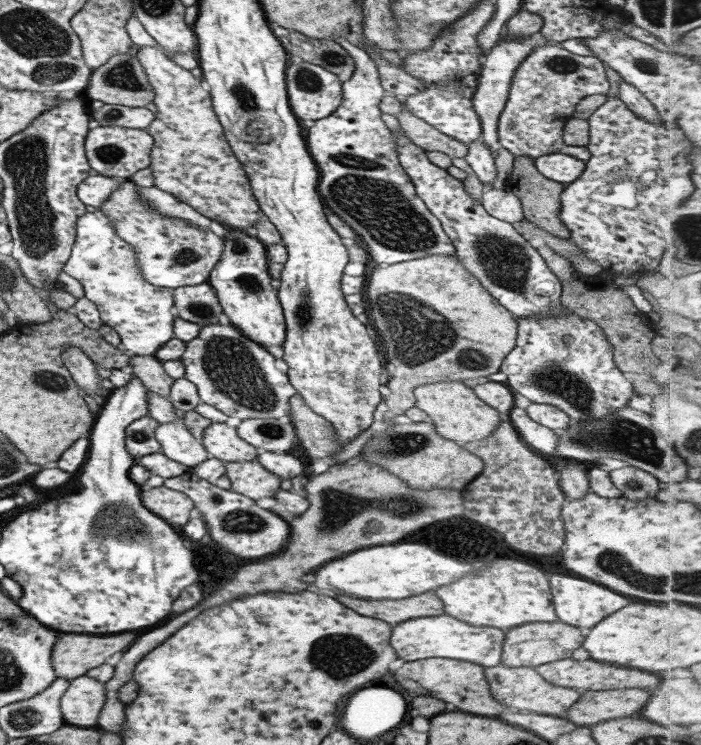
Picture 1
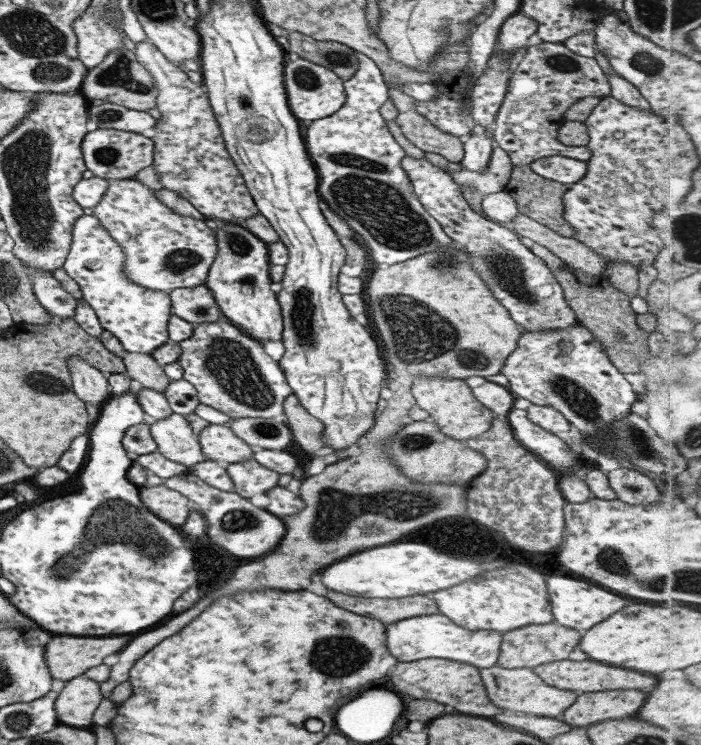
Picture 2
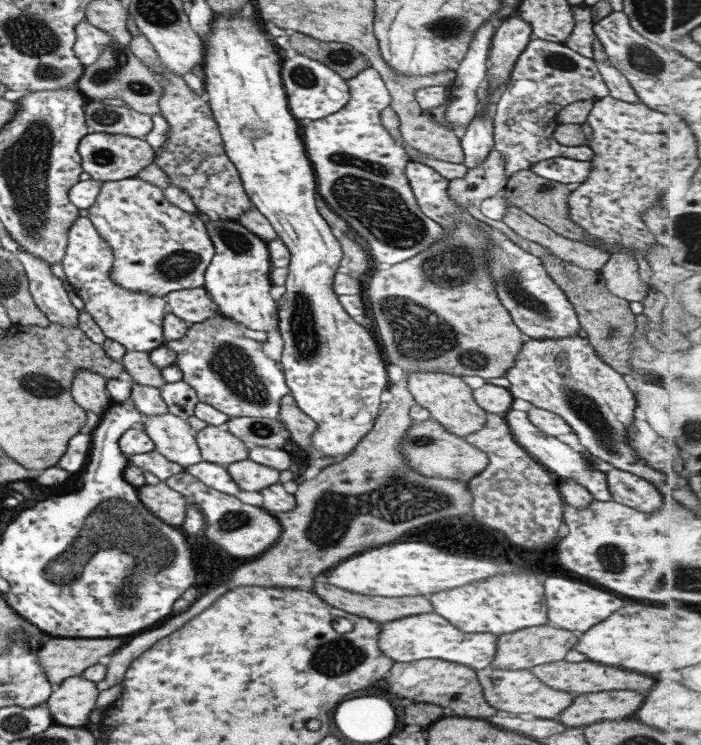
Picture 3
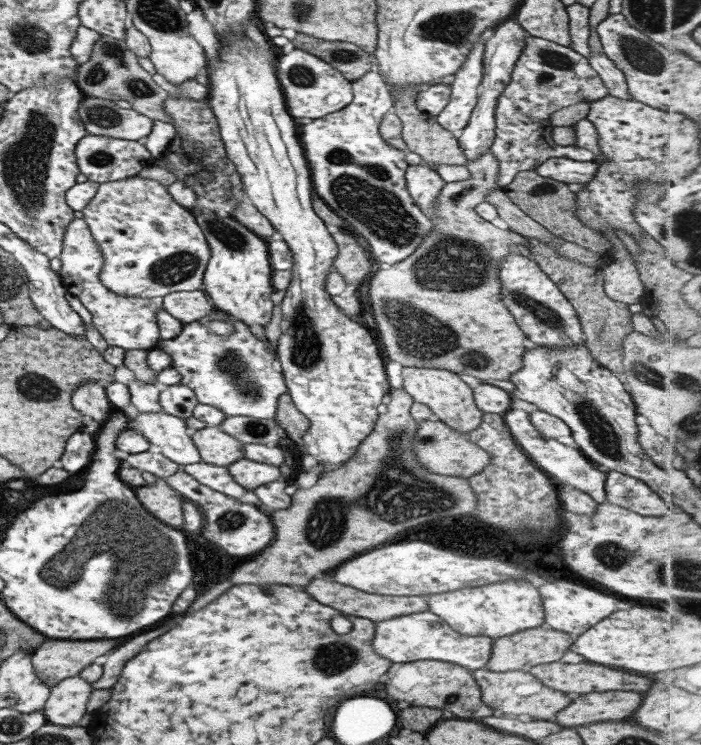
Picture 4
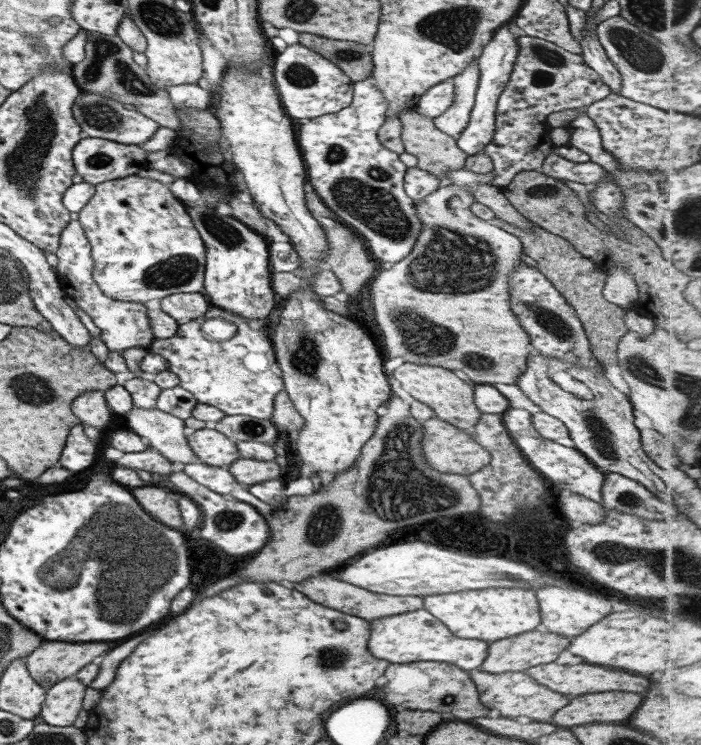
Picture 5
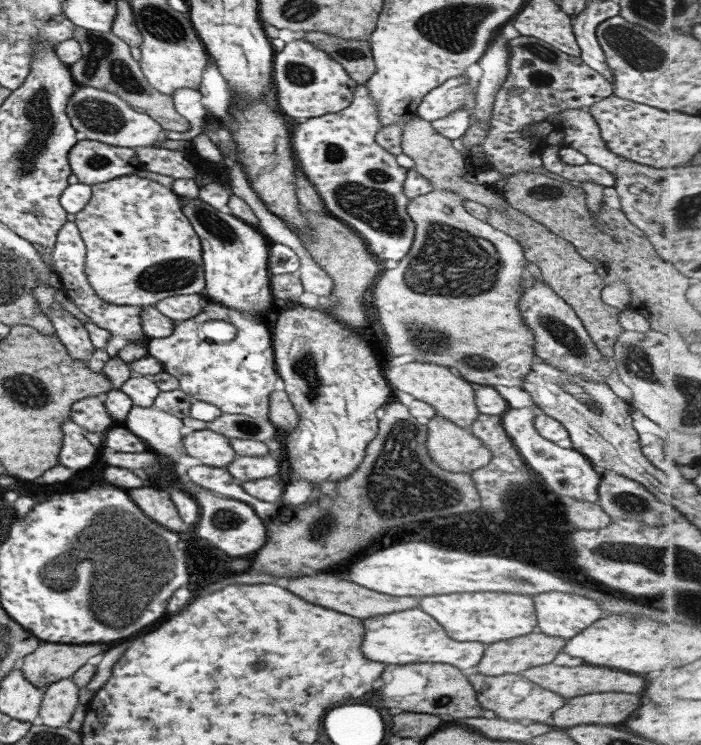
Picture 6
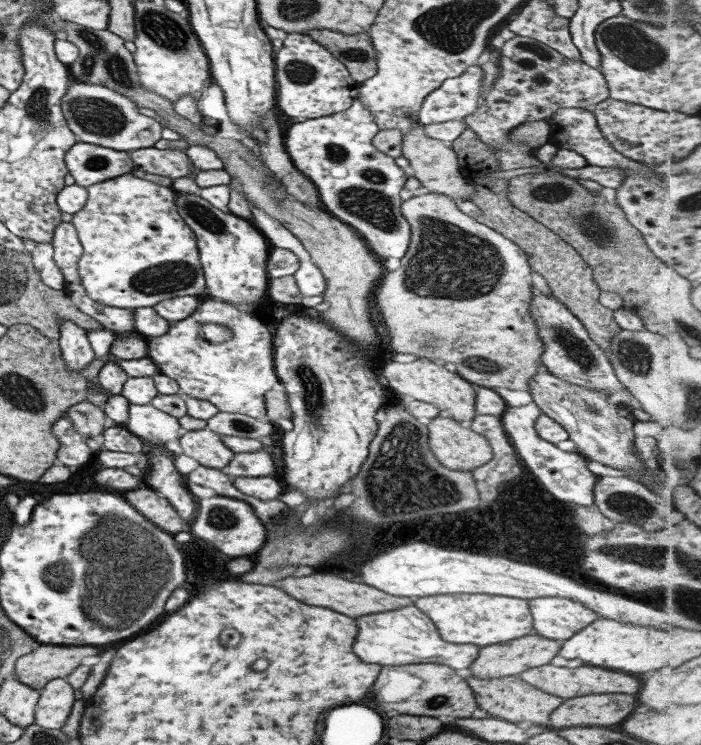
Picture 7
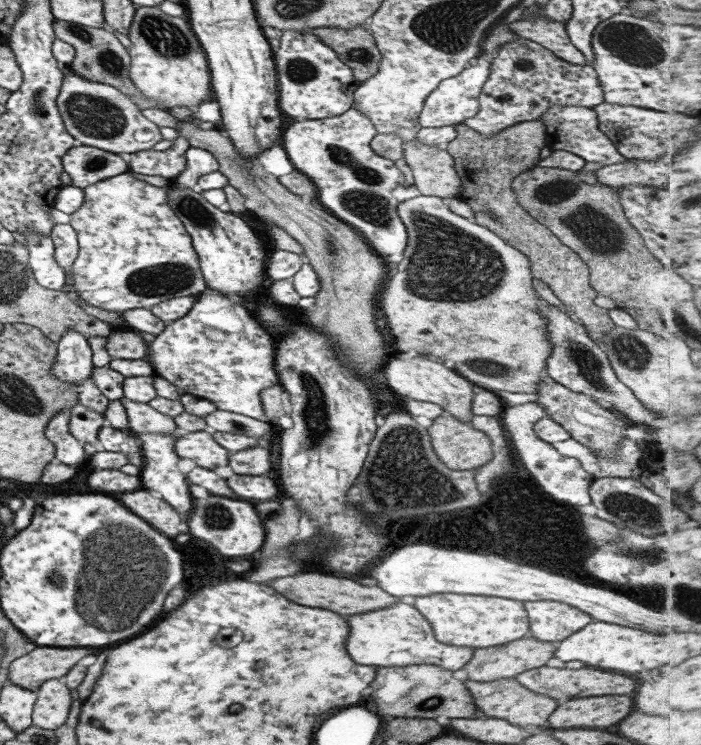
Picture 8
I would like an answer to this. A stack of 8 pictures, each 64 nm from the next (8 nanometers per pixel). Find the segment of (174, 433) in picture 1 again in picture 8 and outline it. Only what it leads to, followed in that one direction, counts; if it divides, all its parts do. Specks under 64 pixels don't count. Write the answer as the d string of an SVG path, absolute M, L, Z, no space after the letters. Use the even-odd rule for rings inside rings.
M123 397L120 399L126 412L131 434L170 434L177 429L172 417L157 412L148 404L127 400Z

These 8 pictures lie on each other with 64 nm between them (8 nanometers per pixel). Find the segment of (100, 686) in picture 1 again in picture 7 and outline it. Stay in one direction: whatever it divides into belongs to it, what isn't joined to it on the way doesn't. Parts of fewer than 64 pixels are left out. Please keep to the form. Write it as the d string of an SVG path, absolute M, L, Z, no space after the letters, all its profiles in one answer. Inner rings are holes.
M53 679L39 691L34 723L43 729L61 729L74 703L71 686L65 679Z

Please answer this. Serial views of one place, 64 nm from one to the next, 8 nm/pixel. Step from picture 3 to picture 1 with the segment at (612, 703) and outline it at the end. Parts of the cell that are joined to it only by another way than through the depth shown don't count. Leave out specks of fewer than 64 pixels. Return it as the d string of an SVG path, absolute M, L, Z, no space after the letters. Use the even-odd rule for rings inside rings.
M637 688L583 692L581 698L569 708L569 720L579 726L589 726L601 720L625 718L637 712L647 698L649 692Z

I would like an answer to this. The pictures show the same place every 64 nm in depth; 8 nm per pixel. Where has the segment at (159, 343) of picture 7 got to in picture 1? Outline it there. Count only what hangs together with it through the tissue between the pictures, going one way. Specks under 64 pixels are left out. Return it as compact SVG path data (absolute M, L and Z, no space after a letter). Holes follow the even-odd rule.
M206 325L200 327L199 334L185 343L183 354L180 356L184 366L184 376L196 388L201 402L210 404L227 416L245 419L278 419L290 414L288 400L296 392L288 382L287 375L273 359L273 356L261 345L245 338L232 325Z

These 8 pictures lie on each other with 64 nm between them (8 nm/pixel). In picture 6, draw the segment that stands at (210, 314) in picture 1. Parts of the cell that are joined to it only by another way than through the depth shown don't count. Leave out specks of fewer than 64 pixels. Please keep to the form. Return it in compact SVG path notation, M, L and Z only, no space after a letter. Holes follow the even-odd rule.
M188 292L179 293L177 296L167 296L155 303L155 308L159 314L163 314L165 318L169 318L174 324L181 323L183 320L188 320L201 313L203 308L209 299L202 294L193 293L190 295Z

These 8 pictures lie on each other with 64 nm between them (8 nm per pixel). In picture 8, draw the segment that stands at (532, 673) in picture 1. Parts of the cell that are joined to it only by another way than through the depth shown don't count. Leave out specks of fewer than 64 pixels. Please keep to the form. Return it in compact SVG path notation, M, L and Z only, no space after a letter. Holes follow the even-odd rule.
M514 677L508 679L492 680L489 682L481 682L465 679L465 688L470 692L475 706L485 714L485 716L495 716L495 718L503 718L509 724L535 724L535 726L547 726L547 716L553 712L553 708L557 706L557 702L553 698L547 698L542 694L534 693Z

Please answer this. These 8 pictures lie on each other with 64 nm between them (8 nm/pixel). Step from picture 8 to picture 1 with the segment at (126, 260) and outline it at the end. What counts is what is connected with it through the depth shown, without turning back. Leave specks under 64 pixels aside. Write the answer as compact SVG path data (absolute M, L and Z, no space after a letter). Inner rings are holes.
M123 180L112 190L111 196L99 209L109 217L117 236L128 242L133 248L133 256L139 268L141 278L147 284L171 290L179 286L195 286L207 282L209 272L217 265L221 251L222 239L208 230L199 230L178 218L169 218L159 214L136 193L135 183Z

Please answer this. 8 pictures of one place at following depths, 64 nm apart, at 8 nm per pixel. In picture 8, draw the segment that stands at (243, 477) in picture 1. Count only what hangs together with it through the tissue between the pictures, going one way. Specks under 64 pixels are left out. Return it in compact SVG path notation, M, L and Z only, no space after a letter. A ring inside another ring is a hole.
M255 445L234 453L229 452L227 466L238 475L259 476L269 472L271 462L268 450Z

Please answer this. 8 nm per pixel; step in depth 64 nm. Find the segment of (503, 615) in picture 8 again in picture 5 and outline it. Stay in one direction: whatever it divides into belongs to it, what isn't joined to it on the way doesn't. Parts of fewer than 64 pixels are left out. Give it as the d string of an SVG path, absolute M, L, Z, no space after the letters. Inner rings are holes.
M484 588L422 597L423 609L438 618L455 636L486 643L539 628L540 612L535 590Z

